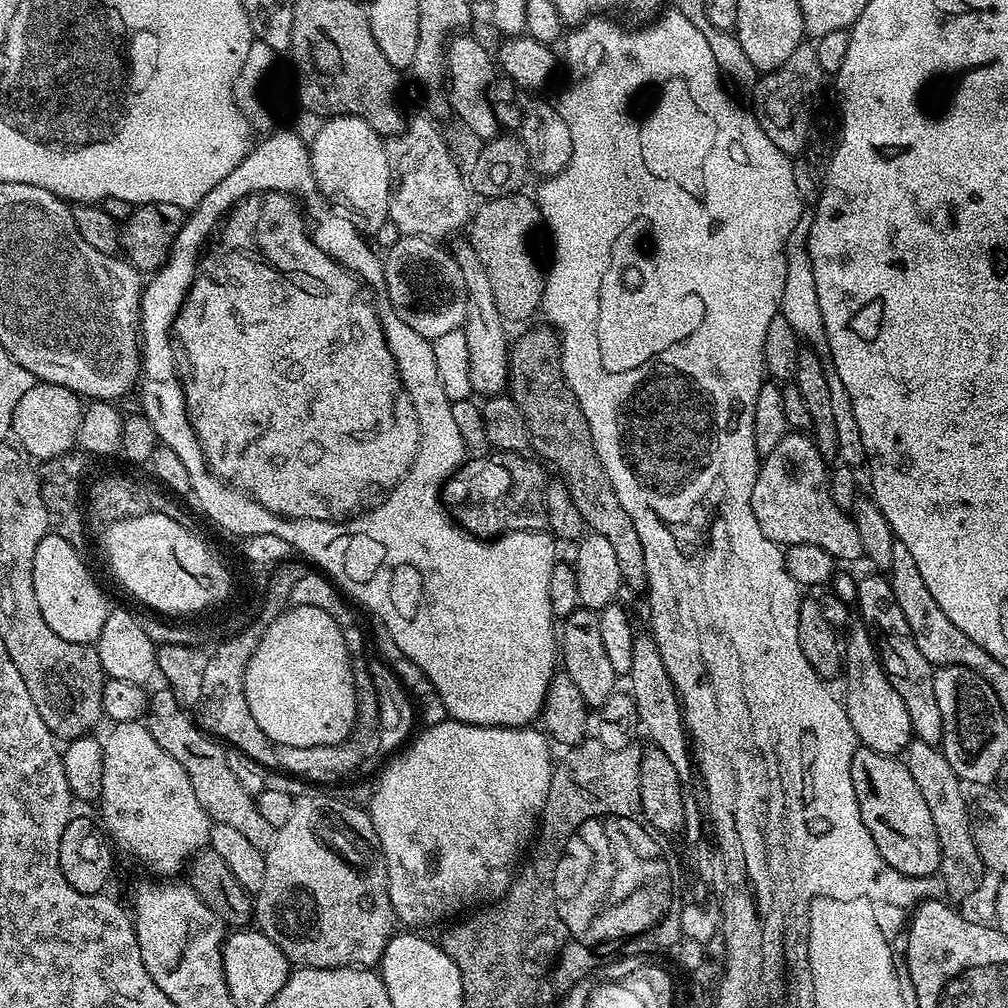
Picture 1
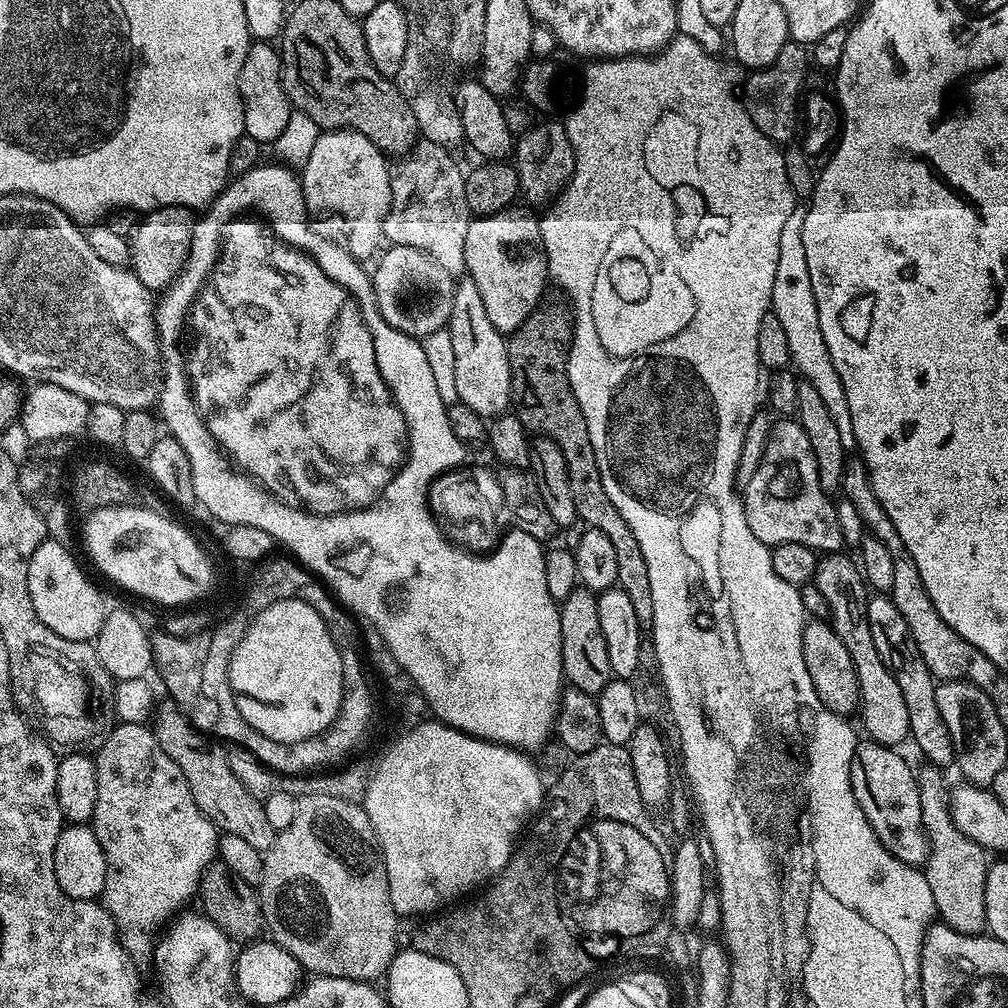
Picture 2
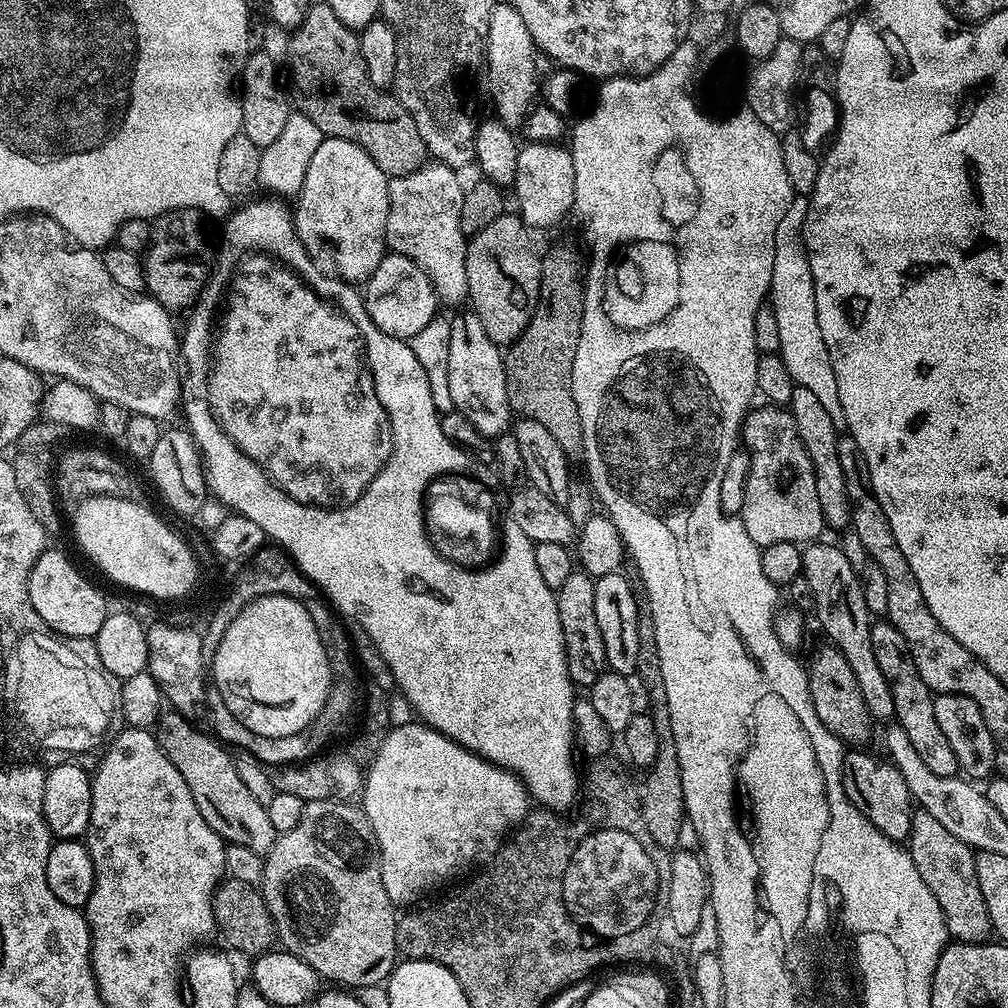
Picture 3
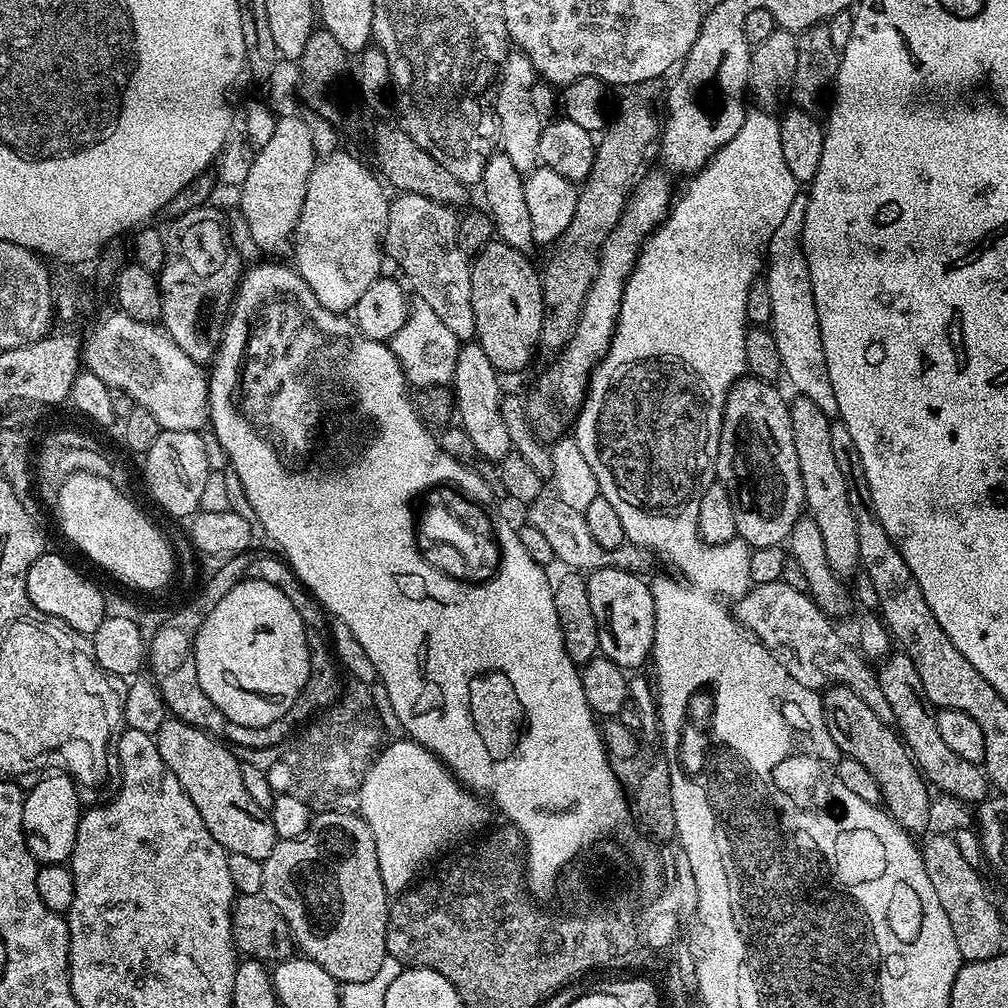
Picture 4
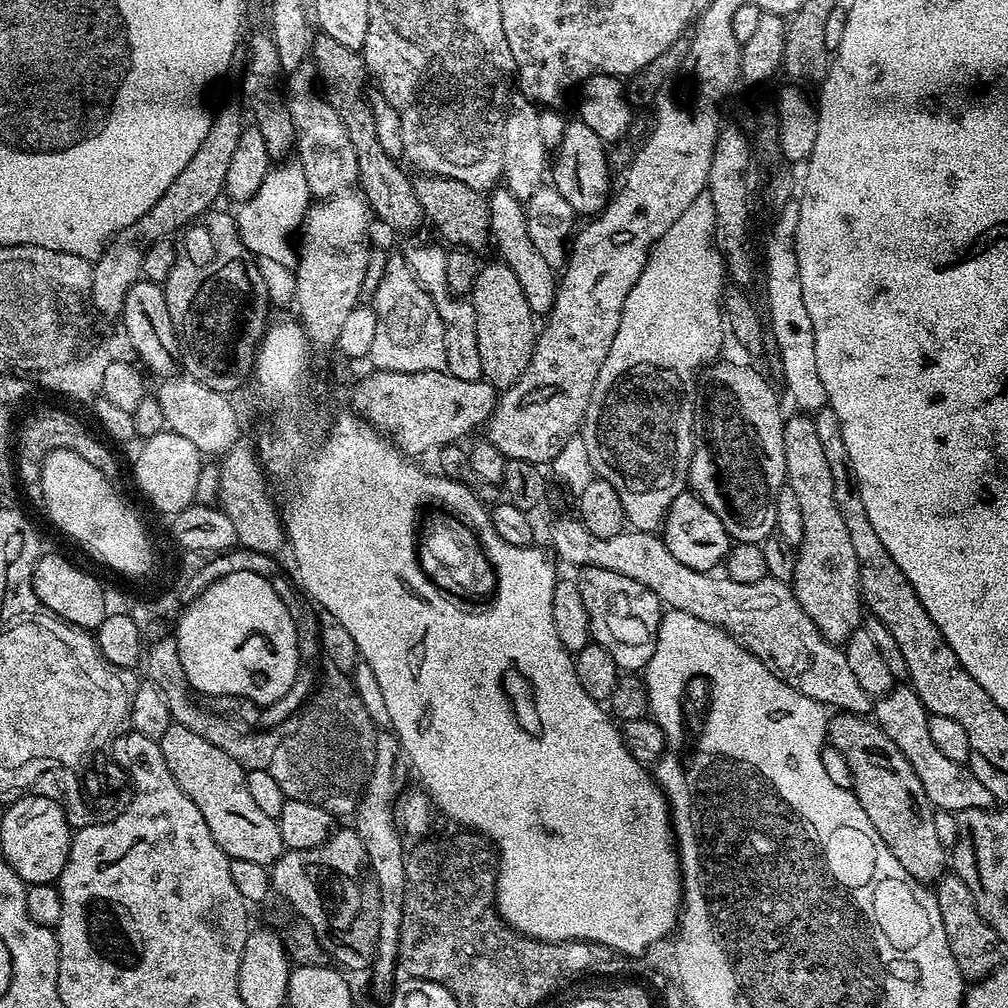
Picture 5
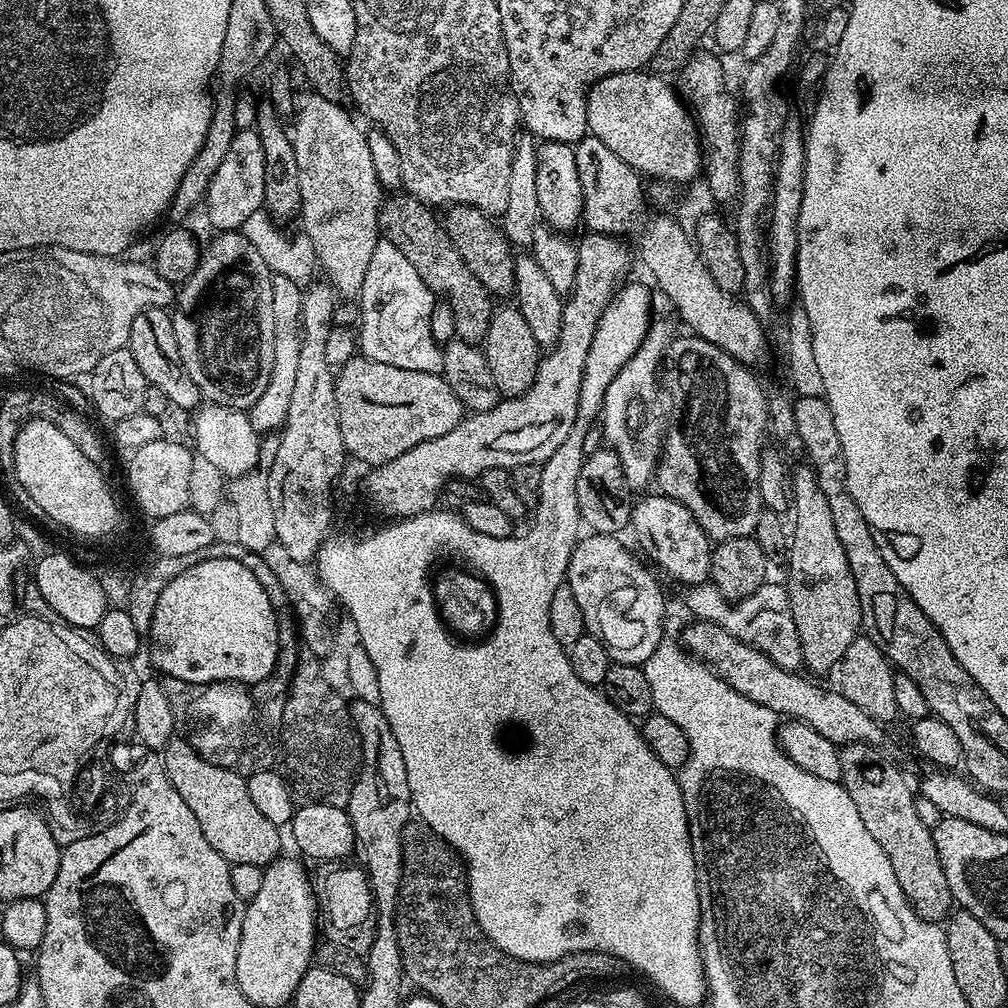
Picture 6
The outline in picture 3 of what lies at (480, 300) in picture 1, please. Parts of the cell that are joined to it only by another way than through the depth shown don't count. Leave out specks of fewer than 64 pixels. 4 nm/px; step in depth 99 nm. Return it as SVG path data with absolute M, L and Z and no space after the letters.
M464 310L461 316L451 317L450 320L450 398L455 411L464 415L470 422L474 422L474 430L478 430L484 436L497 438L507 433L508 423L514 420L514 413L508 395L506 394L506 370L501 349L490 338L486 338L486 330L482 322L478 322L476 315L471 310Z

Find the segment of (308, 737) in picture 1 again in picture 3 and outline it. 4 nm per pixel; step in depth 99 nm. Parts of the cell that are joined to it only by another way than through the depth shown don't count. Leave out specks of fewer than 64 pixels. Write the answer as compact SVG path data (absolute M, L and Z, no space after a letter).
M261 594L226 624L221 641L210 656L210 680L220 691L219 703L254 734L281 738L306 727L319 713L332 684L326 650L310 611L301 601L281 594Z

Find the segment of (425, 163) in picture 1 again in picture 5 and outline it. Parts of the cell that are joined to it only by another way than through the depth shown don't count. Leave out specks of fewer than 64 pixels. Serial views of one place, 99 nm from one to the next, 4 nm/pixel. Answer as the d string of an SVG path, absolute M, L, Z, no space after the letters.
M416 244L409 252L406 259L410 270L416 275L416 280L428 291L430 298L436 303L438 314L444 323L446 334L446 370L454 378L465 382L474 382L483 377L482 358L478 354L478 322L474 314L471 299L453 296L448 288L449 253L443 252L436 244Z

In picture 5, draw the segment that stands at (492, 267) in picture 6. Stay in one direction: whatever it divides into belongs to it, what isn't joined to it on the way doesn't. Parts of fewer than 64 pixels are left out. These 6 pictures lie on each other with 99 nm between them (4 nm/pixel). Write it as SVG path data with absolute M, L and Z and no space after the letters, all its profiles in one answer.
M420 174L414 180L414 194L418 194L418 202L424 211L425 221L433 224L450 243L456 244L460 250L481 250L489 247L492 231L490 230L490 210L488 196L474 190L462 182Z

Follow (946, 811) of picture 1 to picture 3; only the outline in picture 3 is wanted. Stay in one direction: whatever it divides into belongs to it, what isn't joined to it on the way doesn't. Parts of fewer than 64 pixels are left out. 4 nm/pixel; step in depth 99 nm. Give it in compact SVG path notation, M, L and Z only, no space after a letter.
M928 812L912 813L912 825L906 841L914 870L922 874L922 882L930 886L930 894L938 898L938 906L944 912L948 935L961 944L983 944L993 935L986 898L982 898L982 886L978 886L978 874L974 870L976 852L966 842L954 838L938 818Z

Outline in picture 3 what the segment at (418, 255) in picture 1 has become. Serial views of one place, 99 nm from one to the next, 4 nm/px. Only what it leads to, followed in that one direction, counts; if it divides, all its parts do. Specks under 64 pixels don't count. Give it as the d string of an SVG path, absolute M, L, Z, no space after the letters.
M385 254L378 262L374 274L369 276L362 288L364 309L368 317L386 334L405 342L422 330L430 321L437 319L438 301L432 283L422 274L414 260L405 256Z

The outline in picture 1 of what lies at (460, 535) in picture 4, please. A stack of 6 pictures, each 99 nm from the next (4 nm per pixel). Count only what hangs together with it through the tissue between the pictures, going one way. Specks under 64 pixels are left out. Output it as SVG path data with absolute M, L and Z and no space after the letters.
M468 458L449 476L440 490L445 512L453 521L477 540L490 540L505 531L506 501L510 490L510 474L496 458Z

